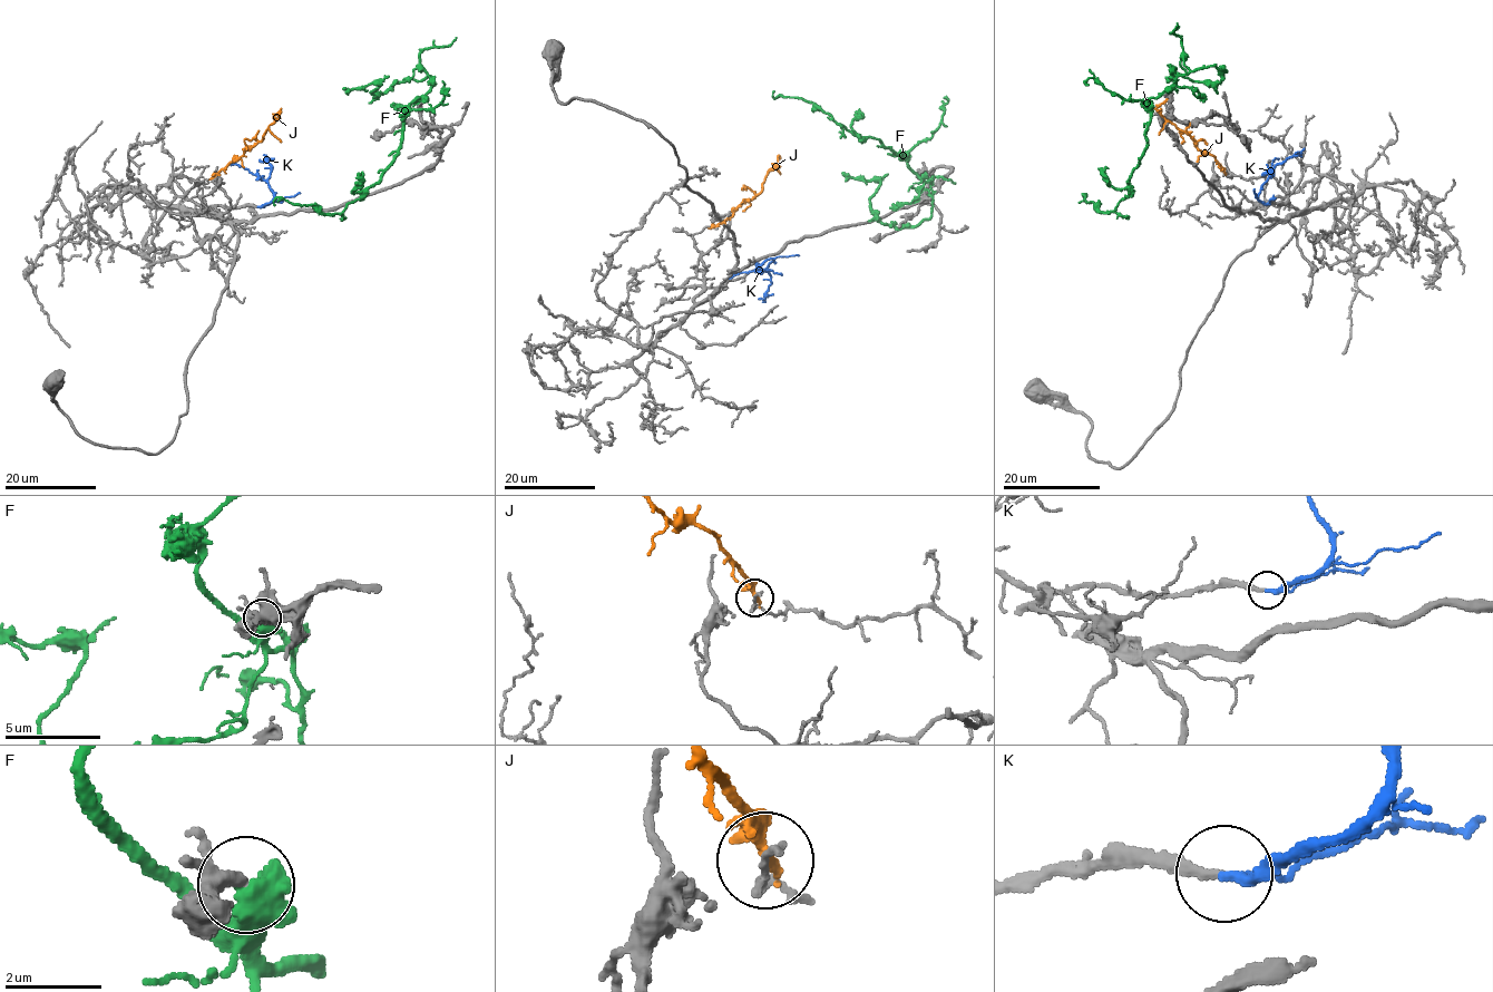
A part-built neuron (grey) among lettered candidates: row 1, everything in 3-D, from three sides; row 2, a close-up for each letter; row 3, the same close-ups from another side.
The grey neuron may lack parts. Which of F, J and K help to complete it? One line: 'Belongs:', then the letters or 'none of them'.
Belongs: F, K

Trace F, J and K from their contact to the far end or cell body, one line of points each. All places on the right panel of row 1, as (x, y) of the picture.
F: (1167, 91), (1150, 99), (1147, 147), (1129, 175), (1128, 195), (1103, 213), (1086, 196), (1077, 202)
J: (1225, 173), (1211, 154), (1203, 153), (1197, 142), (1155, 109), (1167, 98)
K: (1268, 203), (1258, 200), (1267, 177), (1276, 165), (1301, 153)

